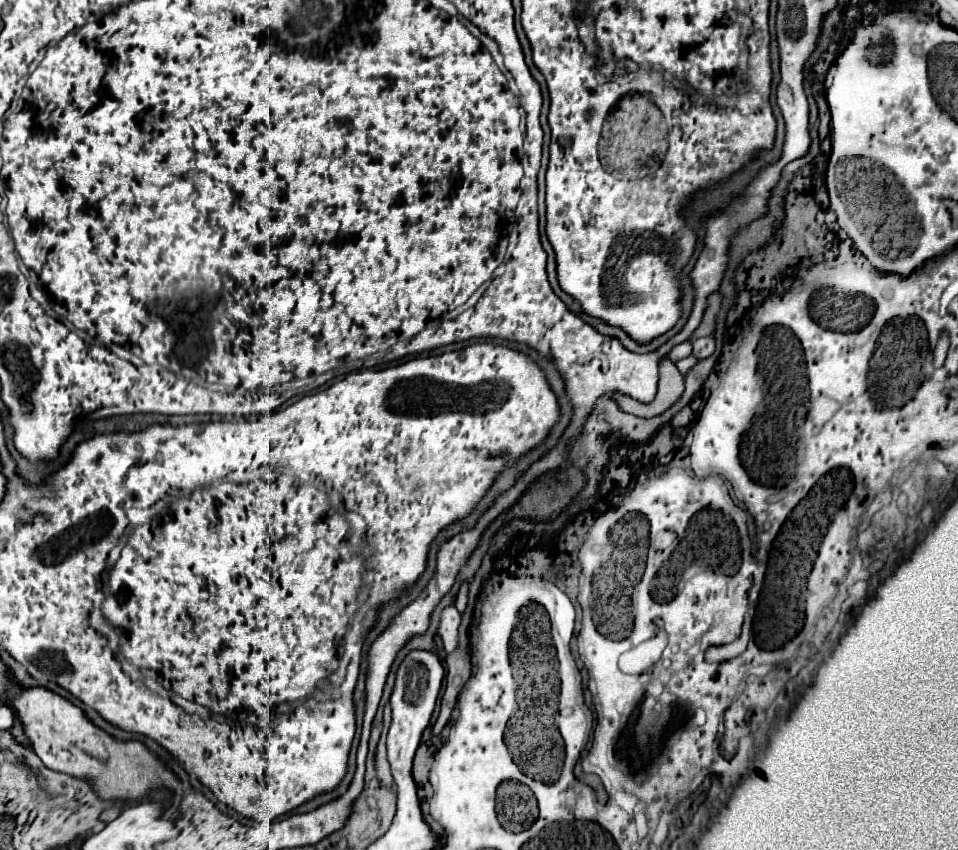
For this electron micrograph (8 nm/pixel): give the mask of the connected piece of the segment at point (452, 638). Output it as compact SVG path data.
M455 606L445 608L443 614L441 614L441 622L439 622L439 636L443 638L447 654L457 650L457 644L459 644L459 624L461 624L461 614L457 612L457 608Z

